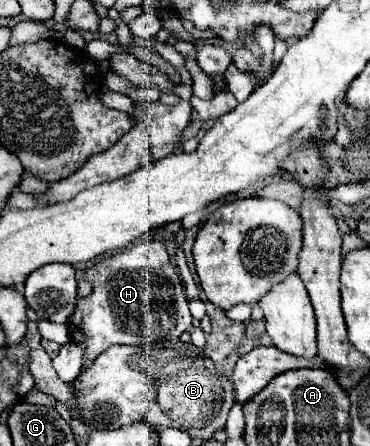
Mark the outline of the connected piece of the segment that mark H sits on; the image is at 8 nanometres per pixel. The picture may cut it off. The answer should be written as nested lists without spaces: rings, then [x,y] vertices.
[[[145,241],[135,247],[129,247],[121,253],[115,253],[101,263],[95,263],[83,275],[89,283],[93,283],[93,291],[89,297],[77,297],[75,311],[69,317],[69,333],[71,339],[85,345],[83,353],[83,369],[87,369],[105,349],[111,345],[141,345],[141,343],[163,343],[181,337],[191,327],[191,313],[185,297],[183,283],[169,261],[167,249],[159,241]]]

